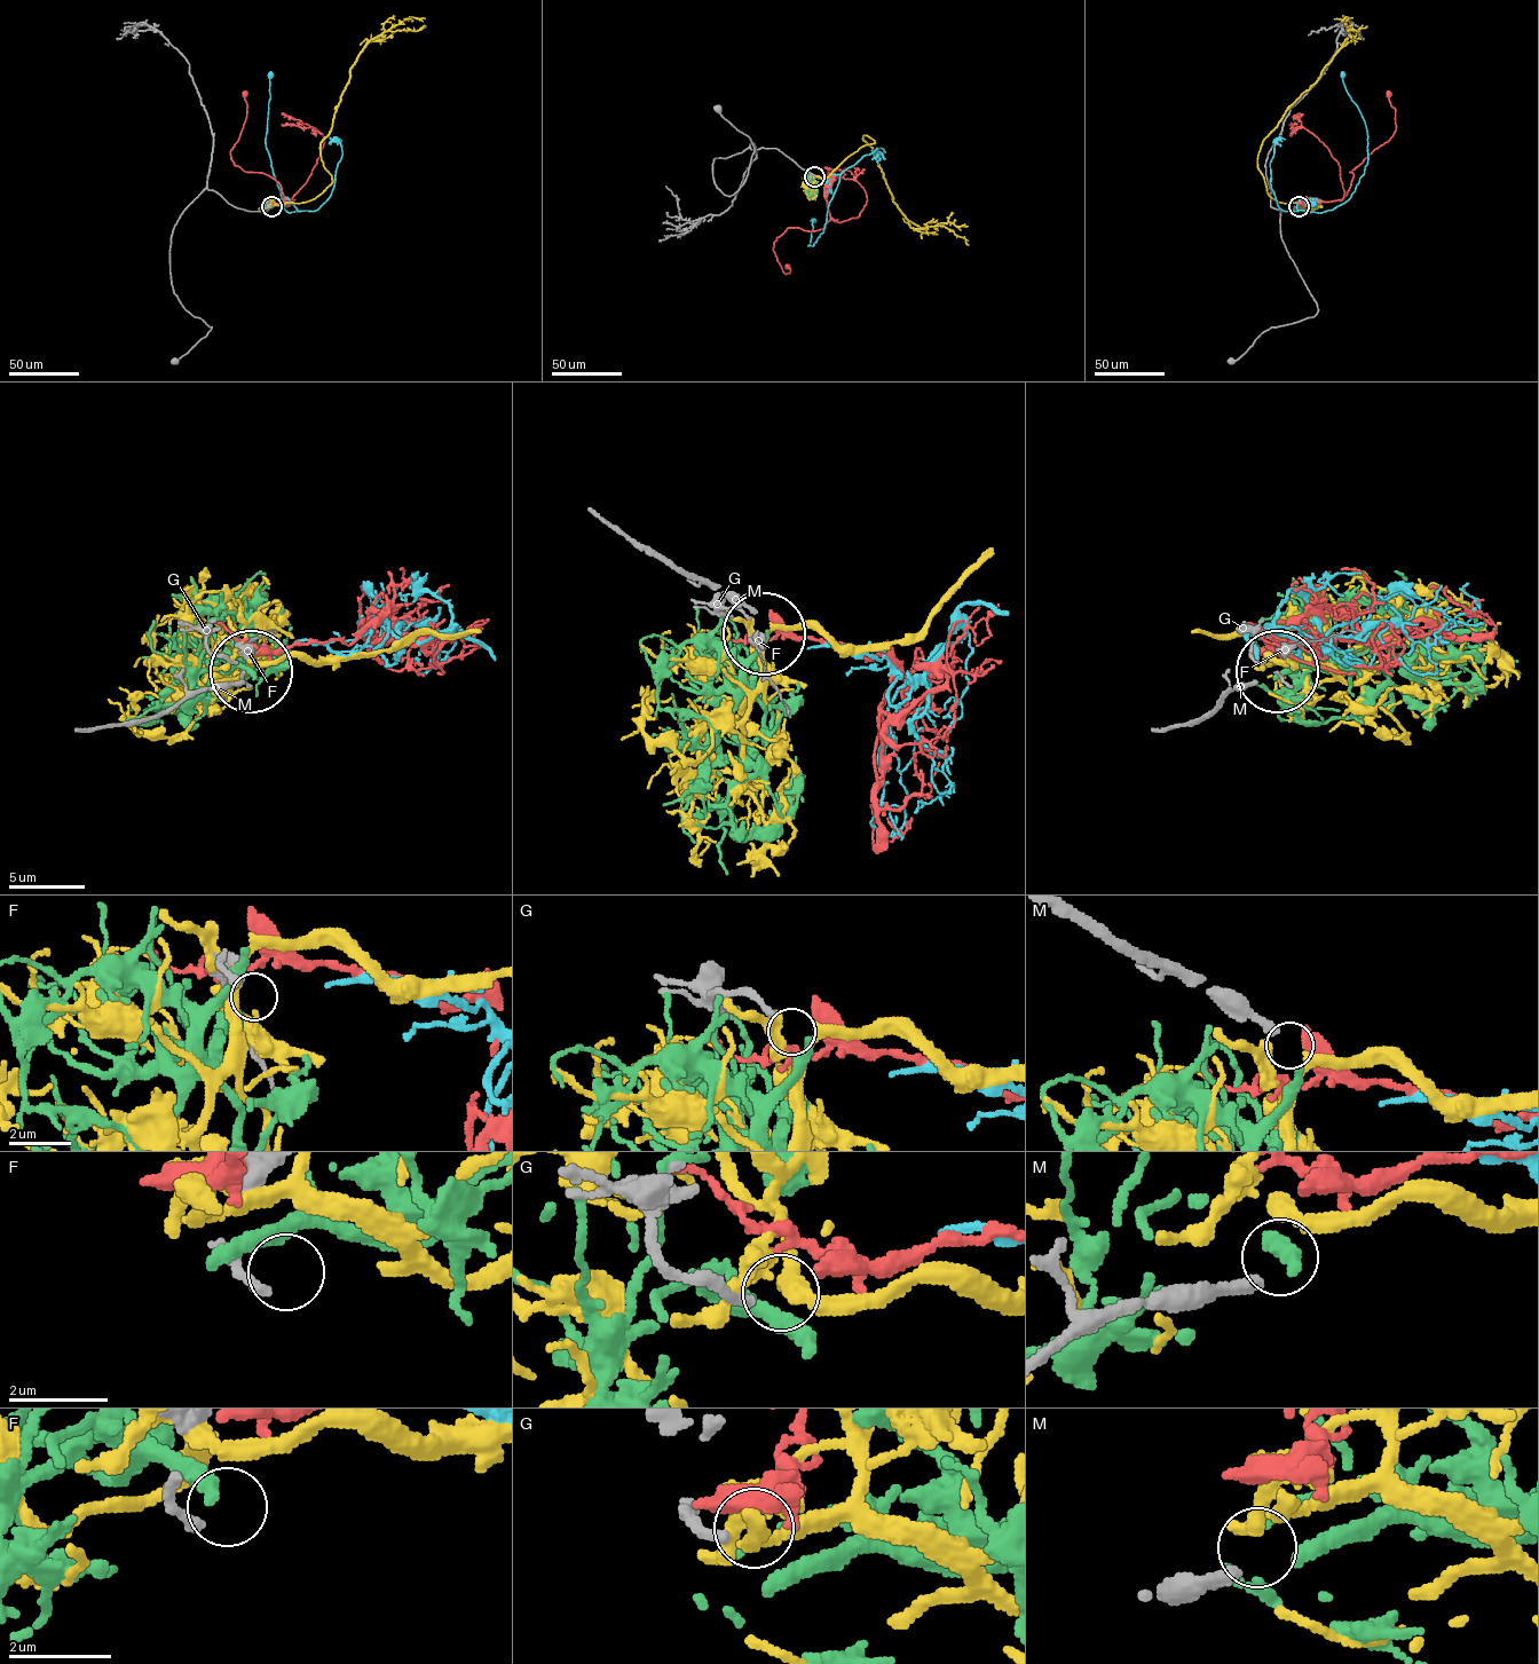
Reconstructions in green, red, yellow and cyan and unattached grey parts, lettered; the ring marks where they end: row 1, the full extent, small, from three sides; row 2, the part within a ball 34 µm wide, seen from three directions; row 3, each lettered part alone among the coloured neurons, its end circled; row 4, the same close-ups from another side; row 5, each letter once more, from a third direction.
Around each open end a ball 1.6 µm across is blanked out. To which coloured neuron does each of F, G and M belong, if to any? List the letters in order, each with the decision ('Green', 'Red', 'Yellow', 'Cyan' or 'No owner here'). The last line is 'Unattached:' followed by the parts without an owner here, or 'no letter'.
F: No owner here
G: Yellow
M: Green
Unattached: F

